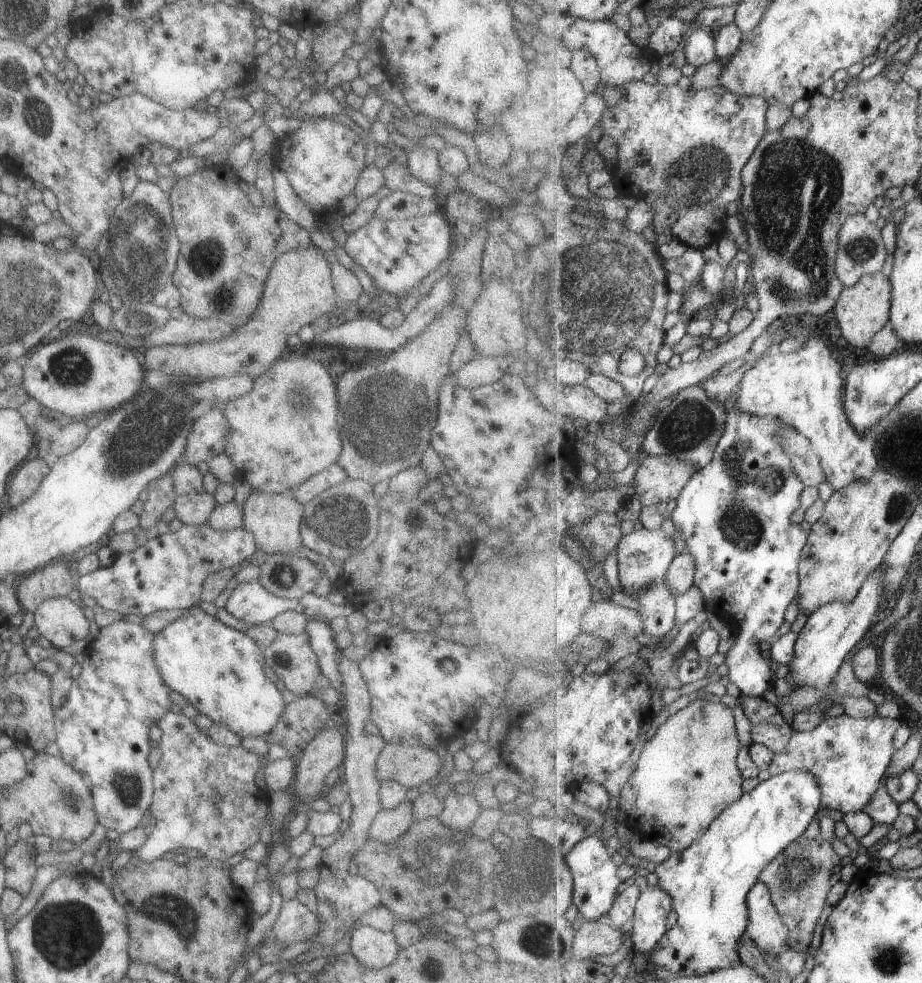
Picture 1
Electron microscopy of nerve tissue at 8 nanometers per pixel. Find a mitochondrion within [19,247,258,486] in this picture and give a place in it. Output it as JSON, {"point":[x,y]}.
{"point":[71,367]}

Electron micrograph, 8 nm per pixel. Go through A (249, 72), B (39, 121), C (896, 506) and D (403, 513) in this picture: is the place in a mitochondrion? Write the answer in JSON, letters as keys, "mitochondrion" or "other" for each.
{"A":"other","B":"mitochondrion","C":"mitochondrion","D":"other"}

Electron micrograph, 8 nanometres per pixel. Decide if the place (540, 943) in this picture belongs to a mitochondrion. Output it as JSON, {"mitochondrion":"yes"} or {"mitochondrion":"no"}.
{"mitochondrion":"yes"}

